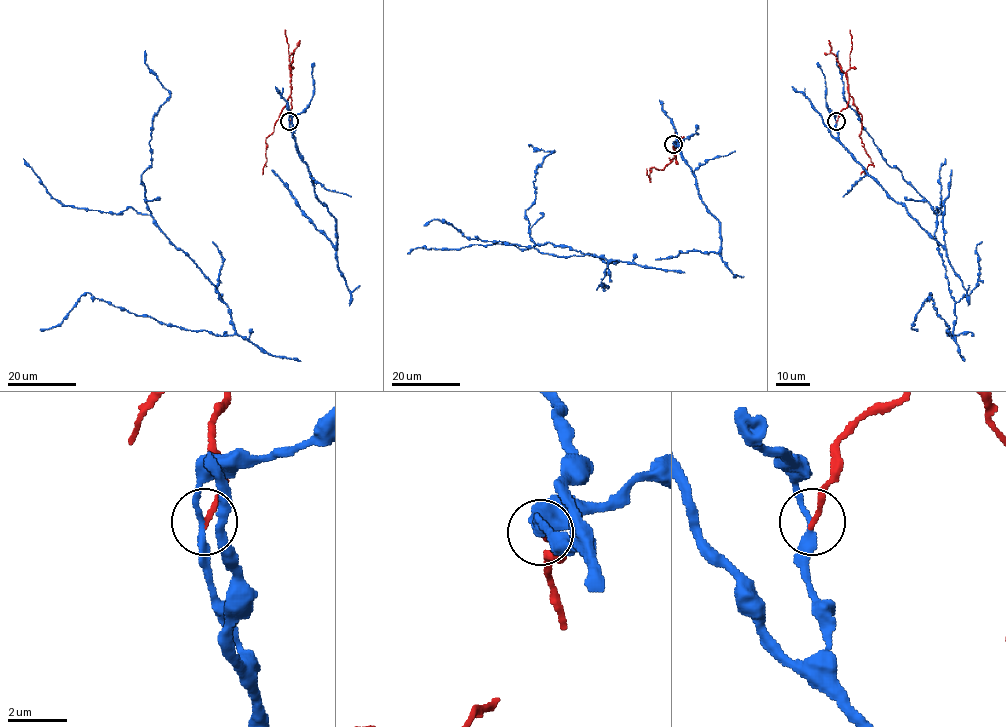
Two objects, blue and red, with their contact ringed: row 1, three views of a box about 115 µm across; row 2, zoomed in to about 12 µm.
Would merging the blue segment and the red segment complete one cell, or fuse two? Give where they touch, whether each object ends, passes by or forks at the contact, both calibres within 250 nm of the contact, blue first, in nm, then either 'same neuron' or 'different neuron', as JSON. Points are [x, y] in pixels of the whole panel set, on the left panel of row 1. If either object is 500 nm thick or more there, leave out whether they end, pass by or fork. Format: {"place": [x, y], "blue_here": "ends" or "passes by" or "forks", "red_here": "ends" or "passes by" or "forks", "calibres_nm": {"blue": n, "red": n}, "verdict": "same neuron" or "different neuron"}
{"place": [289, 121], "blue_here": "passes by", "red_here": "ends", "calibres_nm": {"blue": 240, "red": 180}, "verdict": "different neuron"}

